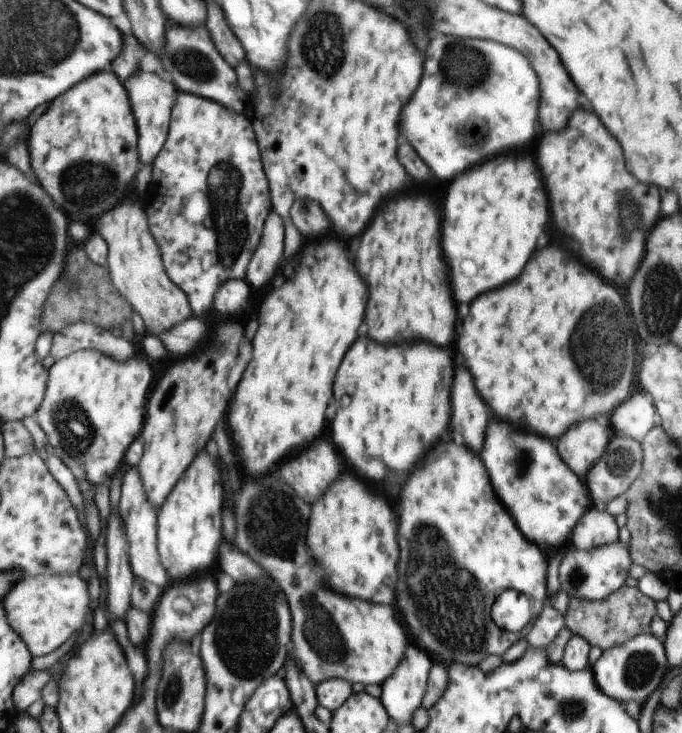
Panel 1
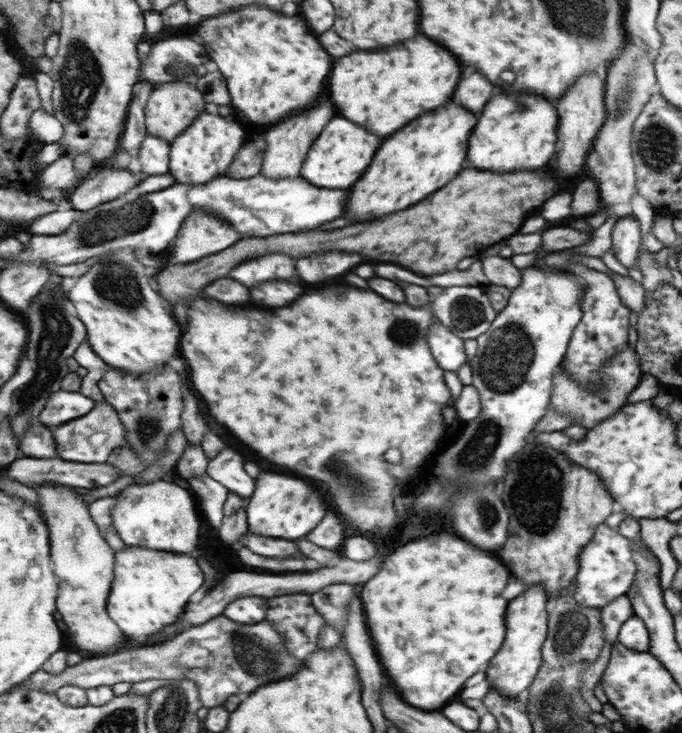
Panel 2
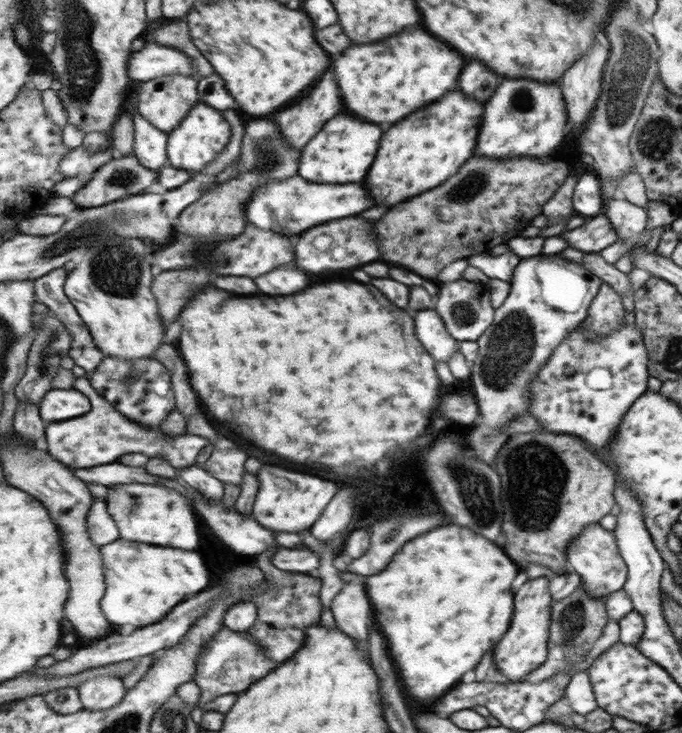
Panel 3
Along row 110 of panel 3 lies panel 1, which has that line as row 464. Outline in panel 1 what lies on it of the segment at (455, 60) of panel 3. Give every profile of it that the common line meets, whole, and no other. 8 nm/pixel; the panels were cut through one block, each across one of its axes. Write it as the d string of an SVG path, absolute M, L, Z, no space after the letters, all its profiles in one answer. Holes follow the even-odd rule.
M364 336L358 338L338 370L338 382L334 382L338 412L332 440L338 442L346 462L376 486L402 484L418 458L446 436L452 378L452 358L434 344L386 346Z

